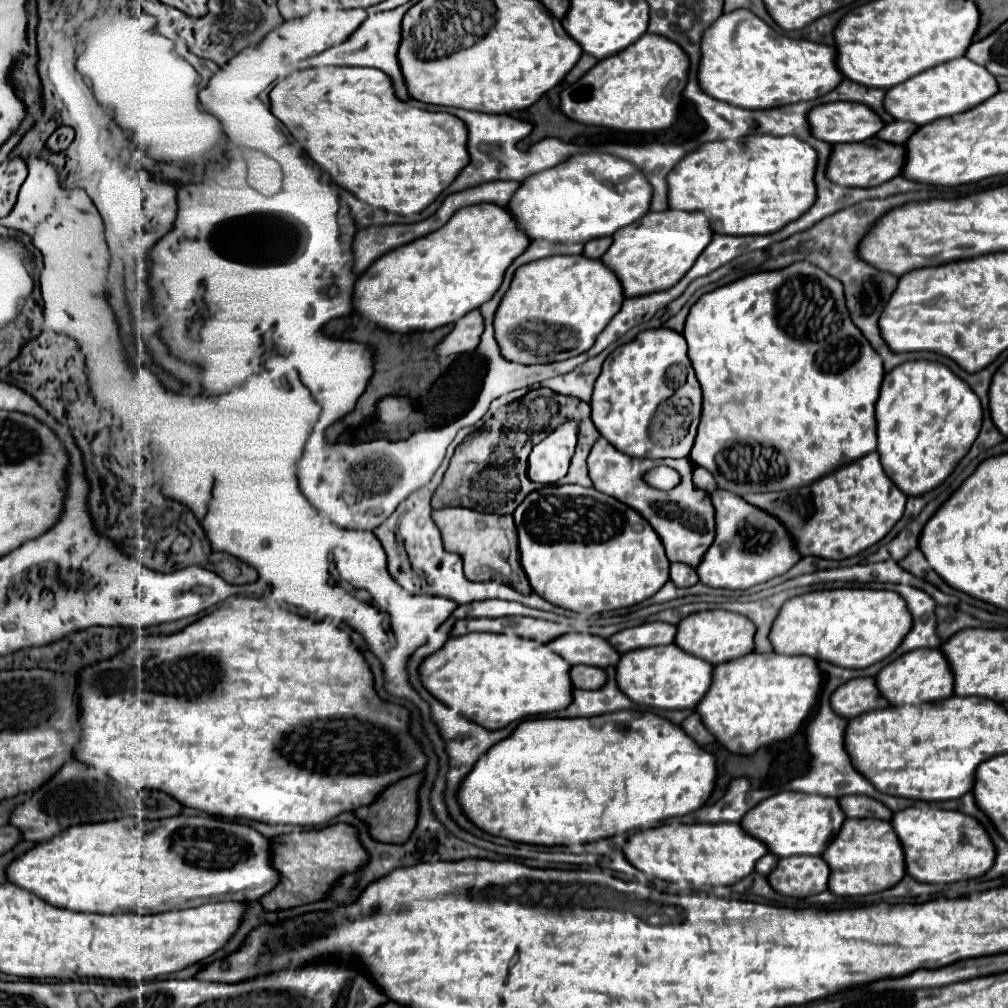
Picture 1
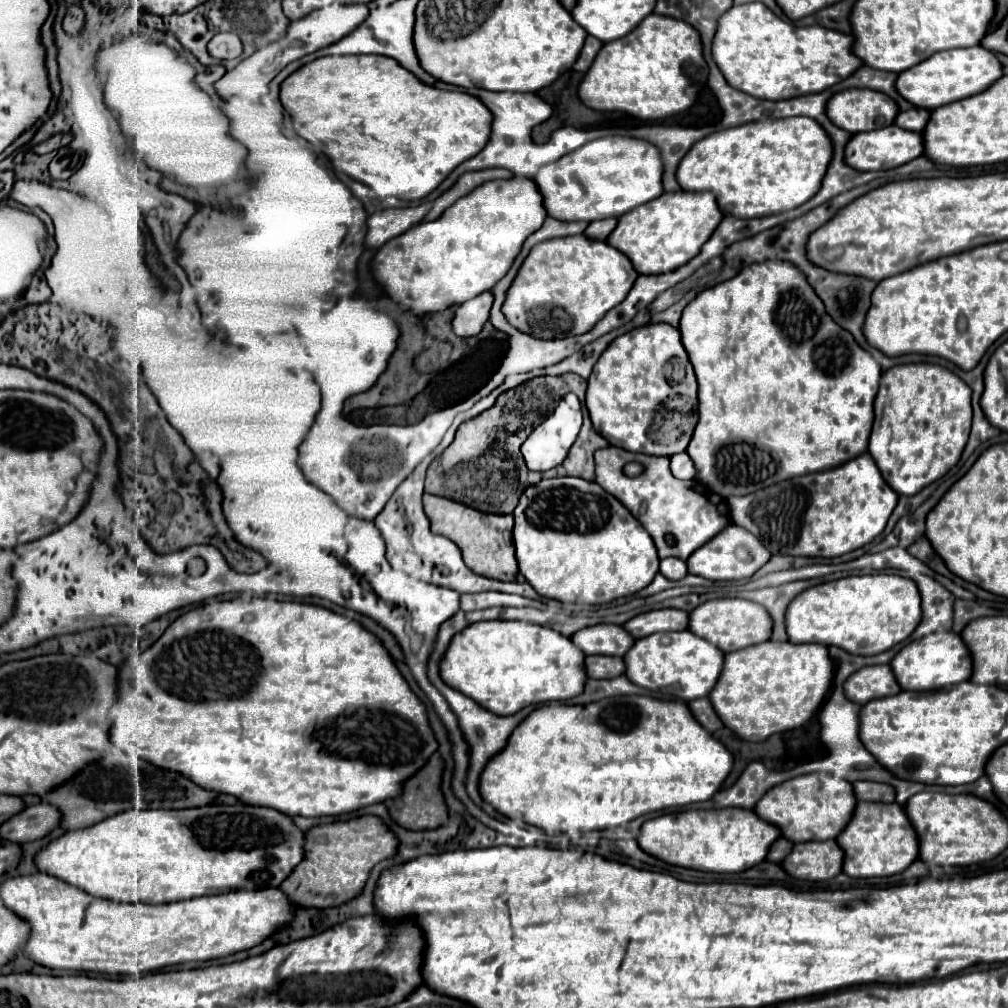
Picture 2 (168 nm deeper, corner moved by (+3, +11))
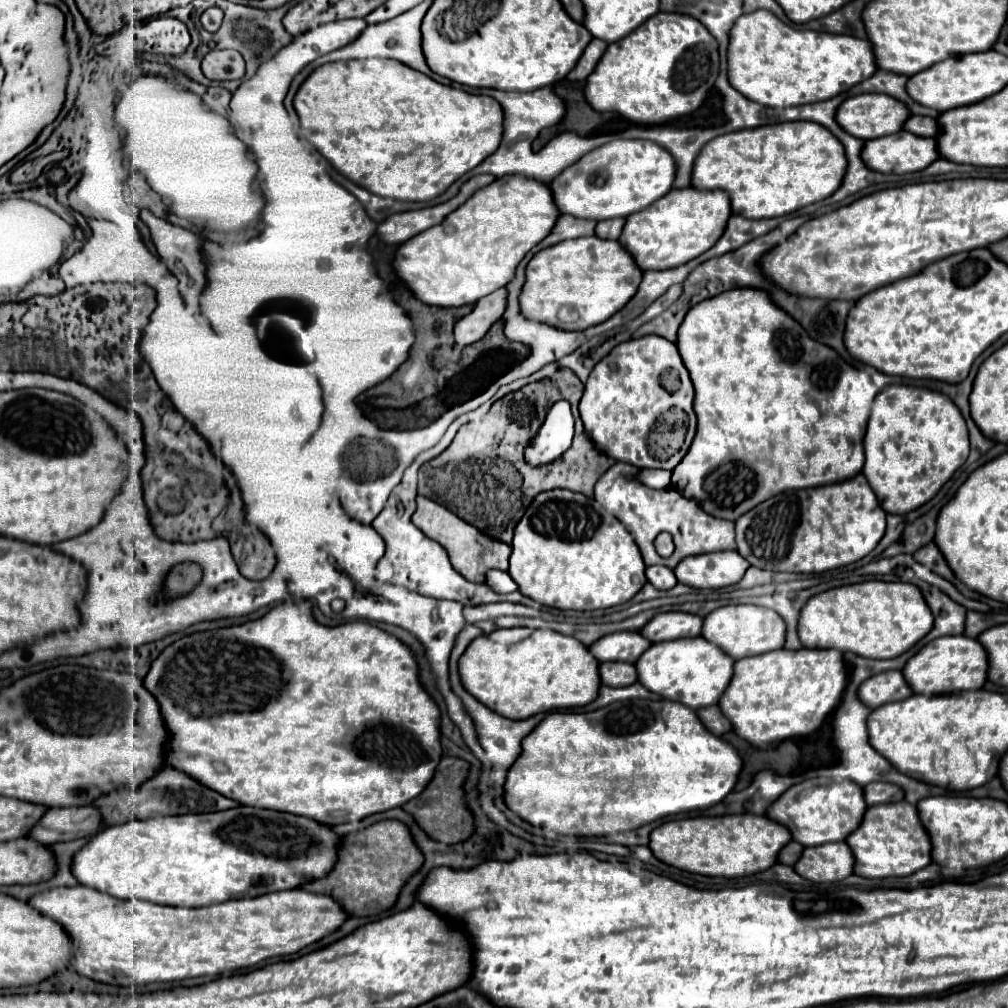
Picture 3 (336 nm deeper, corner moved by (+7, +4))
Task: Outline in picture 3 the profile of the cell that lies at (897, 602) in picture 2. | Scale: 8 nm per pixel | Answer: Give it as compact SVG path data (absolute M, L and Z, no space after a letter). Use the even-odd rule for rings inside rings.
M865 581L811 597L801 609L797 635L803 647L831 647L867 659L893 659L909 651L933 627L933 615L911 583Z

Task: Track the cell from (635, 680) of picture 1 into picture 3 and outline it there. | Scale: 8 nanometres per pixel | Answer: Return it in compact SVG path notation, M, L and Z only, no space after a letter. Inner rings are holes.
M703 637L693 639L677 639L677 641L661 641L653 643L635 663L637 669L637 681L671 701L681 701L683 705L689 705L691 709L709 707L719 701L725 687L729 685L729 679L733 675L733 659L723 653L717 645L705 641Z

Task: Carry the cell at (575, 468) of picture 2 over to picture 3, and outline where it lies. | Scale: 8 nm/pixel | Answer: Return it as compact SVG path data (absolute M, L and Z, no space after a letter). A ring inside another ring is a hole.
M559 369L551 377L529 383L519 391L495 401L489 413L477 423L463 425L453 443L419 471L419 495L441 503L463 521L475 525L485 535L511 543L513 529L533 497L549 489L569 489L593 497L593 485L601 473L605 473L615 461L601 453L597 445L587 437L577 405L583 395L583 383L571 369ZM559 399L567 399L575 415L575 441L553 463L533 469L525 465L523 449L531 439L531 427L539 427L551 405Z

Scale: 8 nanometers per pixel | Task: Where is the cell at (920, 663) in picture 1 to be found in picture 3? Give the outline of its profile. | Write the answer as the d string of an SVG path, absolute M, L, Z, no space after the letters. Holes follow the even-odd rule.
M963 635L933 639L905 663L903 677L907 679L913 693L921 695L943 695L963 689L979 689L987 679L987 653L977 639Z

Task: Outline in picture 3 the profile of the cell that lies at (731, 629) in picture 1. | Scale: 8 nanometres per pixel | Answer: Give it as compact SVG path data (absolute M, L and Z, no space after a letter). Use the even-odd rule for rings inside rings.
M727 605L727 607L719 607L719 609L711 611L703 619L701 635L707 641L715 643L725 653L729 653L729 657L743 659L743 657L761 655L765 651L775 651L775 649L783 647L785 623L775 611L769 611L765 607L757 607L757 605Z

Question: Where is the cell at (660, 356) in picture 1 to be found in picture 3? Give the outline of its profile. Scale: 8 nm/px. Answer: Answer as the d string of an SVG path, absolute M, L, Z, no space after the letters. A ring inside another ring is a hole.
M645 335L641 339L631 339L617 345L605 359L601 359L591 371L585 393L579 403L579 413L585 425L585 433L593 443L615 461L631 463L639 469L673 469L681 457L687 453L689 445L683 449L673 449L671 463L661 463L649 453L647 433L655 419L673 407L681 407L695 425L693 417L693 383L681 361L677 345L661 335ZM663 375L673 375L675 391L663 387Z

